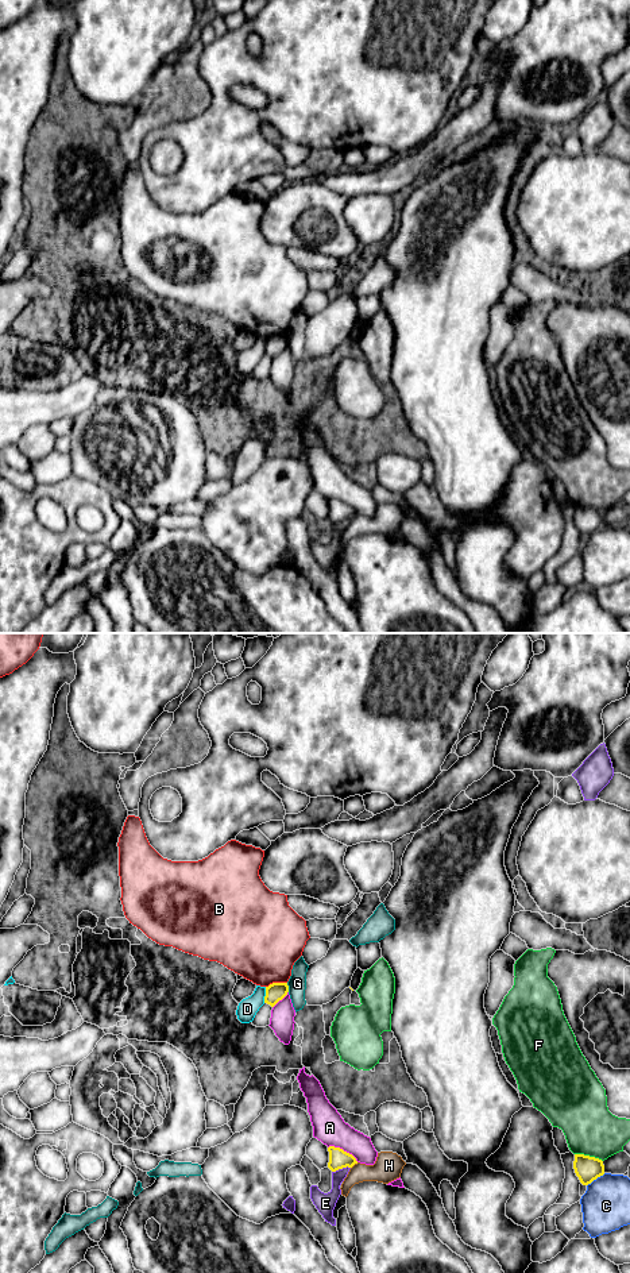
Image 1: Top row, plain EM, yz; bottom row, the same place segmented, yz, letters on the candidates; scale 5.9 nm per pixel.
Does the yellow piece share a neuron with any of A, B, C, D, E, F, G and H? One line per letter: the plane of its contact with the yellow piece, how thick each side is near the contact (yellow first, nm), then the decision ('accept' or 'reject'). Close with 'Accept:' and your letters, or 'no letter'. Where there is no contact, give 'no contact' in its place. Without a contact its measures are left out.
A: meets yellow in yz; 120 nm thick on the yellow side, 190 nm on the other; reject
B: meets yellow in yz; 110 nm thick on the yellow side, 440 nm on the other; reject
C: meets yellow in yz; 150 nm thick on the yellow side, 280 nm on the other; reject
D: meets yellow in yz; 110 nm thick on the yellow side, 120 nm on the other; reject
E: meets yellow in yz; 120 nm thick on the yellow side, 120 nm on the other; reject
F: meets yellow in yz; 150 nm thick on the yellow side, 320 nm on the other; reject
G: meets yellow in yz; 110 nm thick on the yellow side, 110 nm on the other; reject
H: meets yellow in yz; 120 nm thick on the yellow side, 170 nm on the other; reject
Accept: no letter

